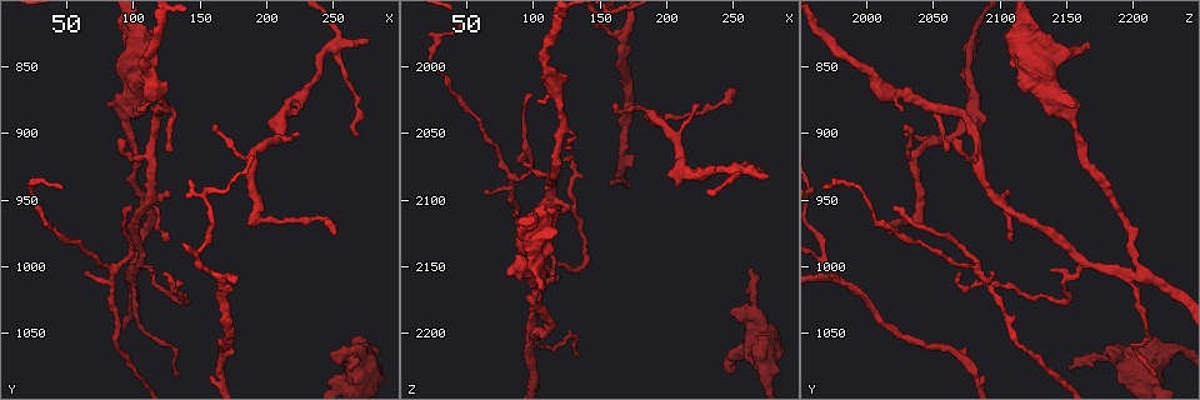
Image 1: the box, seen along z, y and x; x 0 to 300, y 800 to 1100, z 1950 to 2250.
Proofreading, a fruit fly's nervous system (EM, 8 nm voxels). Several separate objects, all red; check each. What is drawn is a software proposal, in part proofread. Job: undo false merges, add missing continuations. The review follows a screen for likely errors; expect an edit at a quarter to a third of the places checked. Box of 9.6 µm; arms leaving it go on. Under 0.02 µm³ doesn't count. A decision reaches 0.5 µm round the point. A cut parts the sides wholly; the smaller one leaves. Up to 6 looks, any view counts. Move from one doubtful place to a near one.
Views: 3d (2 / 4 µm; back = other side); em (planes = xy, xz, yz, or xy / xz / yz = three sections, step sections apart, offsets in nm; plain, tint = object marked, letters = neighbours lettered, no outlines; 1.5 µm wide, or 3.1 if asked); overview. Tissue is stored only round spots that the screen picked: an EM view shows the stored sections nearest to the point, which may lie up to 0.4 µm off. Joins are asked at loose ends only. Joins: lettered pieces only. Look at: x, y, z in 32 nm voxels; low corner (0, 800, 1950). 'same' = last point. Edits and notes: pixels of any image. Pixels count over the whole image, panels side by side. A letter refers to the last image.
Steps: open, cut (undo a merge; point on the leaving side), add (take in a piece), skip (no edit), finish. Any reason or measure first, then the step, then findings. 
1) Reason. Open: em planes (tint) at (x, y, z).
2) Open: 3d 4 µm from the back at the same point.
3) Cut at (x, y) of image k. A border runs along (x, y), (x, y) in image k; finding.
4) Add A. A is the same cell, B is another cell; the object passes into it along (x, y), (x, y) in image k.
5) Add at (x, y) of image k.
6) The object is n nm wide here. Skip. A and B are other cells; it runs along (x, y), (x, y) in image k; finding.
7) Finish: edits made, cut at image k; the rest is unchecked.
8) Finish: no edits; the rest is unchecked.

Four or more arms meet. Open: em xy step 8 (tint) at (100, 1004, 2202).

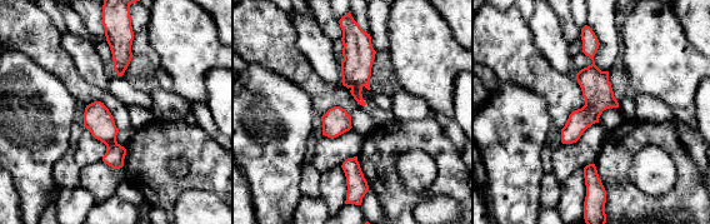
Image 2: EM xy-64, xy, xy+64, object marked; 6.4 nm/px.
Open: em planes (letters) at the same point.

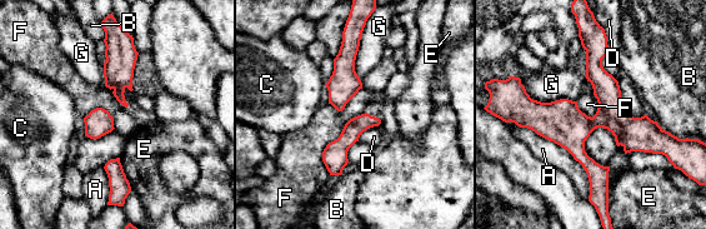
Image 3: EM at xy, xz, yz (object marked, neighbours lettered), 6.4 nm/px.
Skip. A, B, C, D, E, F and G are other cells; a border runs along (366, 111), (324, 149), (329, 174) in image 3; one neuron here.

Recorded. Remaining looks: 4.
Tapers out. Open: em xz step 4 (plain) at (62, 1002, 2094).

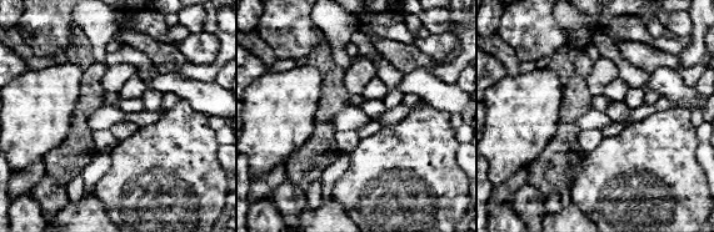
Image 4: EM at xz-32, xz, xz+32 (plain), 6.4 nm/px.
Where the object lies. Open: em xz step 4 (tint) at the same point.

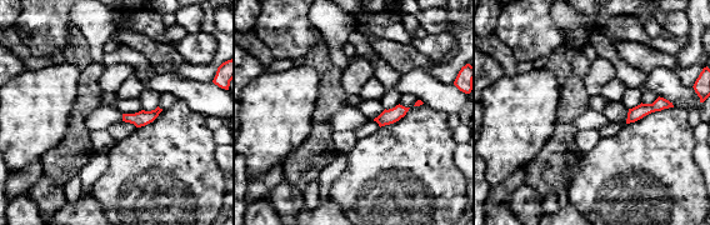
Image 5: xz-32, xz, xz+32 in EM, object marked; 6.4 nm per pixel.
What lies round it. Open: em xz step 4 (letters) at the same point.

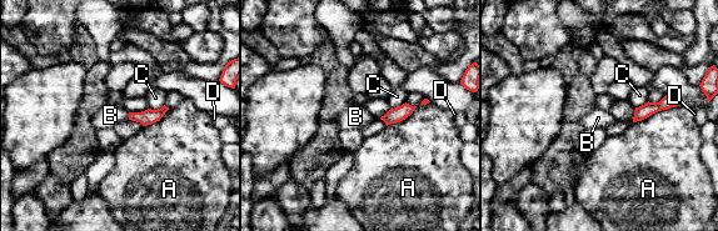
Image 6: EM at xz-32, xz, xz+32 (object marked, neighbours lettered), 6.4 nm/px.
Skip. A, B, C and D are other cells; a border runs along (128, 113), (129, 119) in image 6; no lettered piece goes on from it.

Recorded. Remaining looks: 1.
Open: em planes (letters) at (92, 902, 2068).

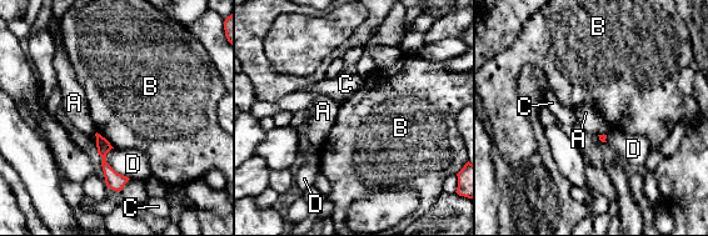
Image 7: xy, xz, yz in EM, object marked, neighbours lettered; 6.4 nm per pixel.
Skip. A, B, C and D are other cells; it runs along (99, 139), (104, 164), (118, 187) in image 7; none of them fits.

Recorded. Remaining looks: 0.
Finish: no edits; the rest is unchecked.

